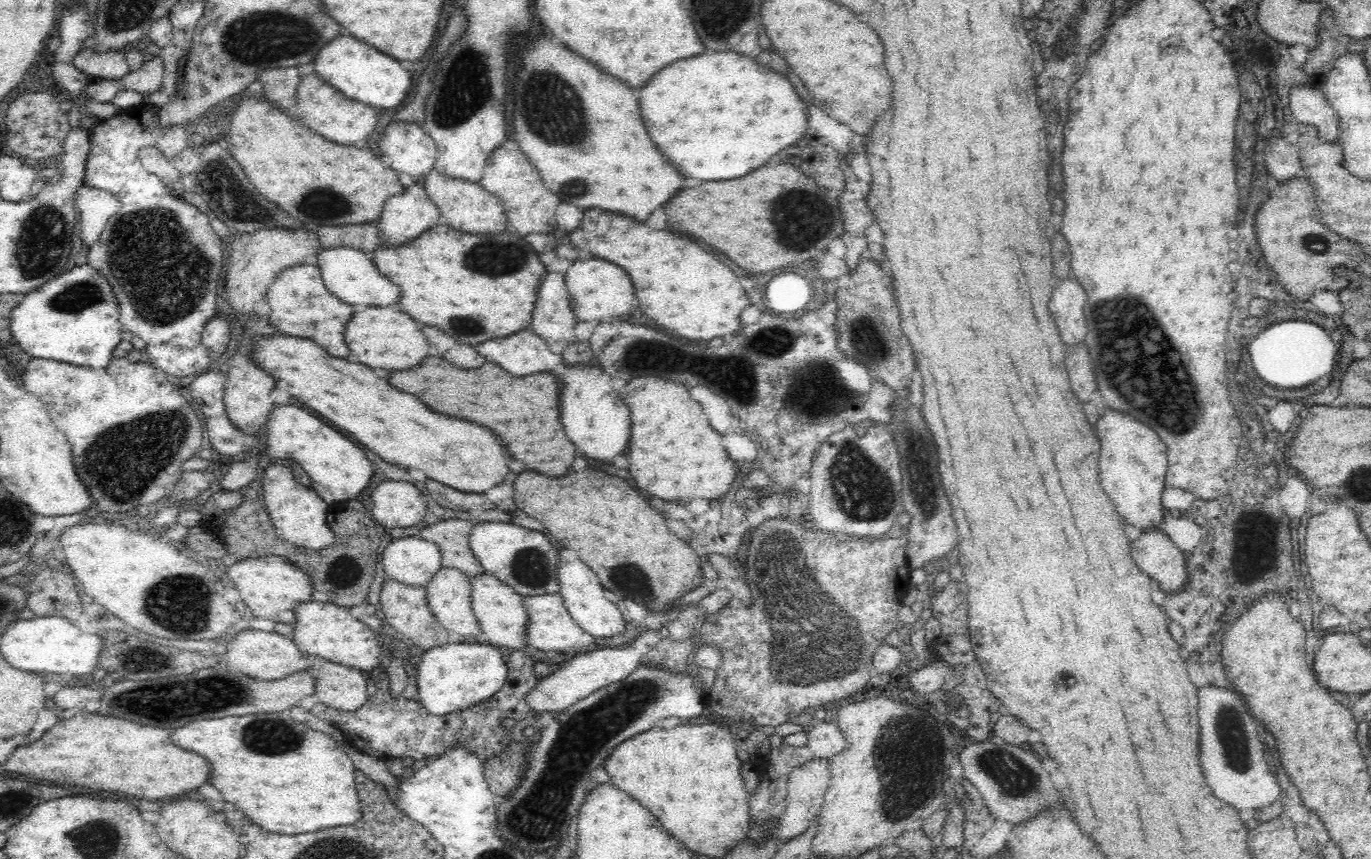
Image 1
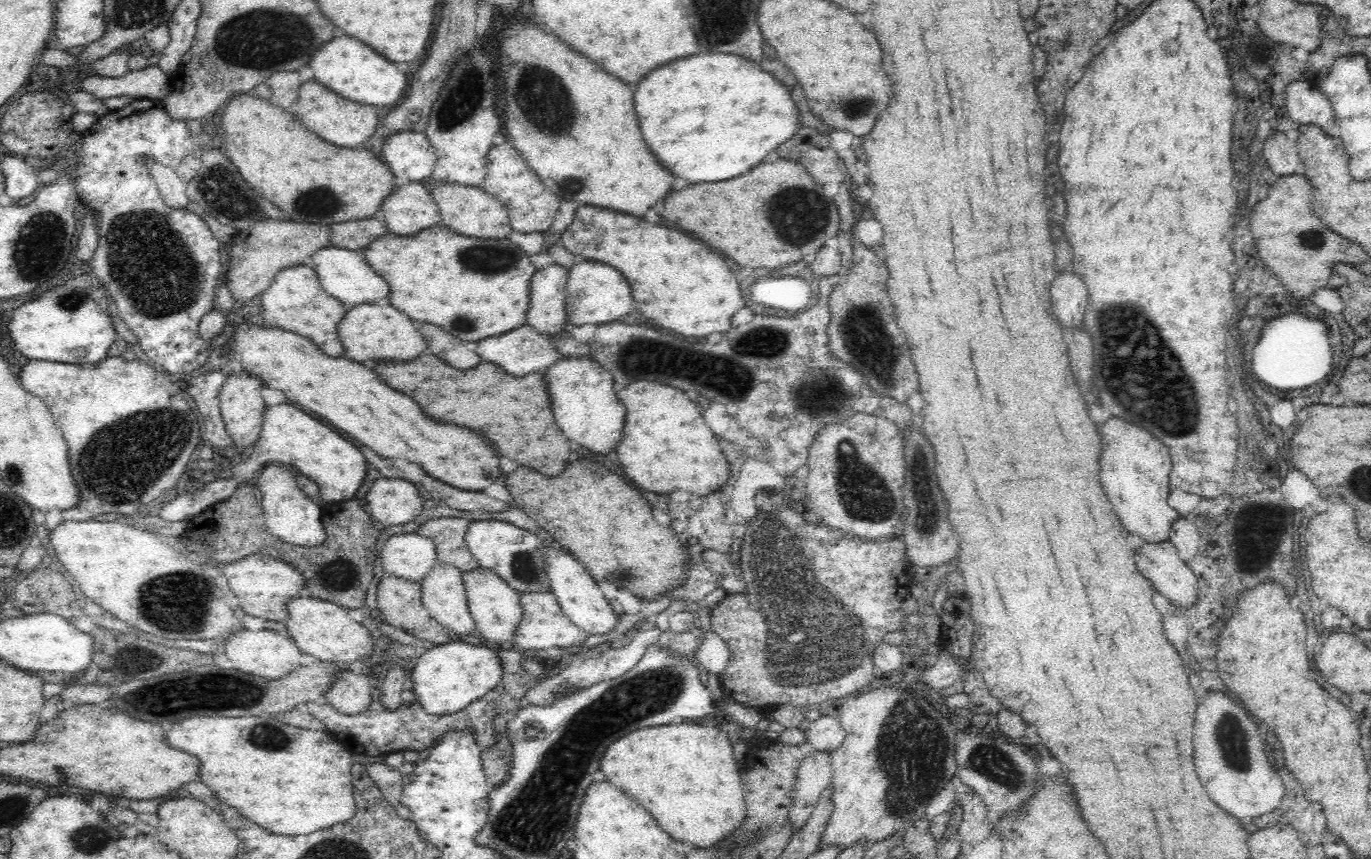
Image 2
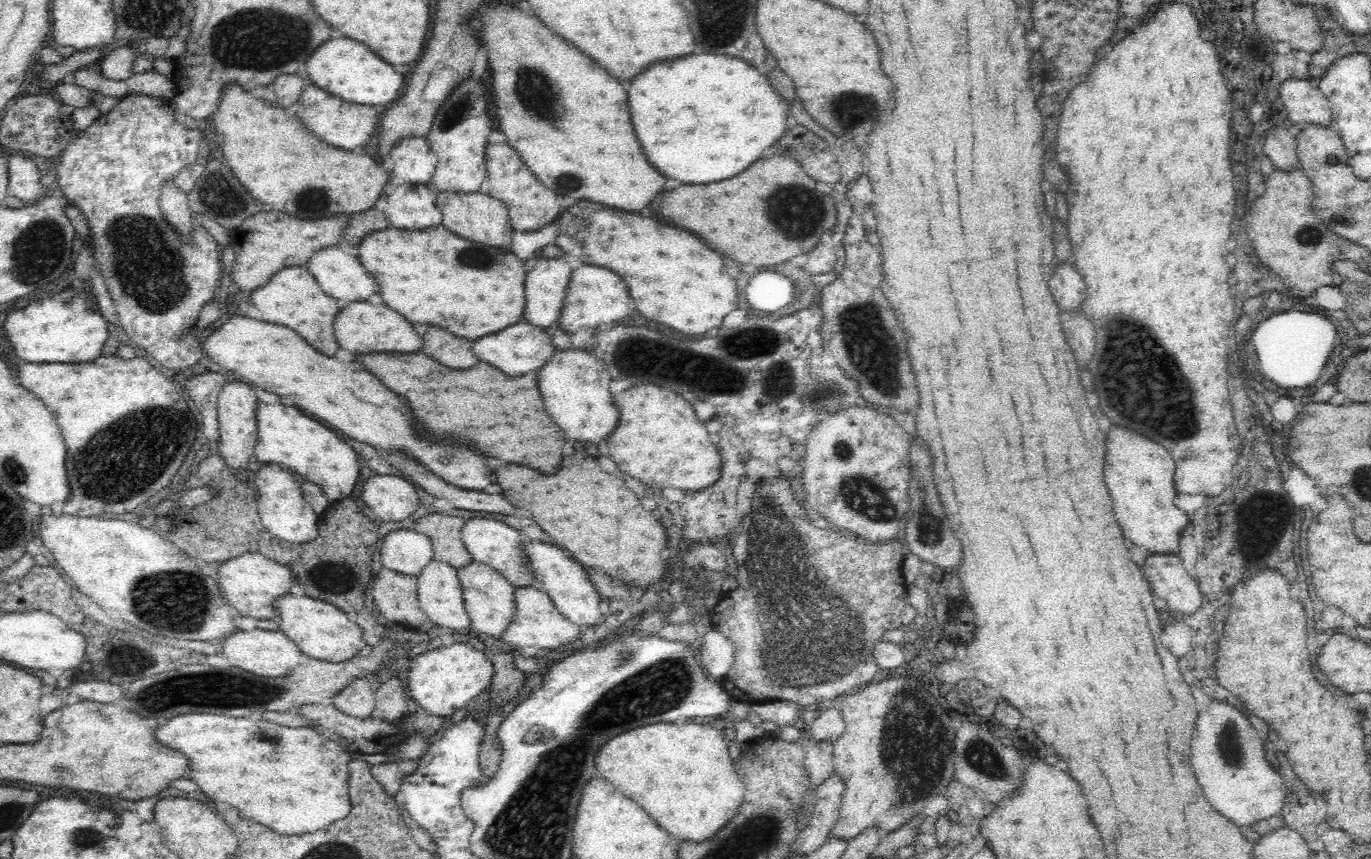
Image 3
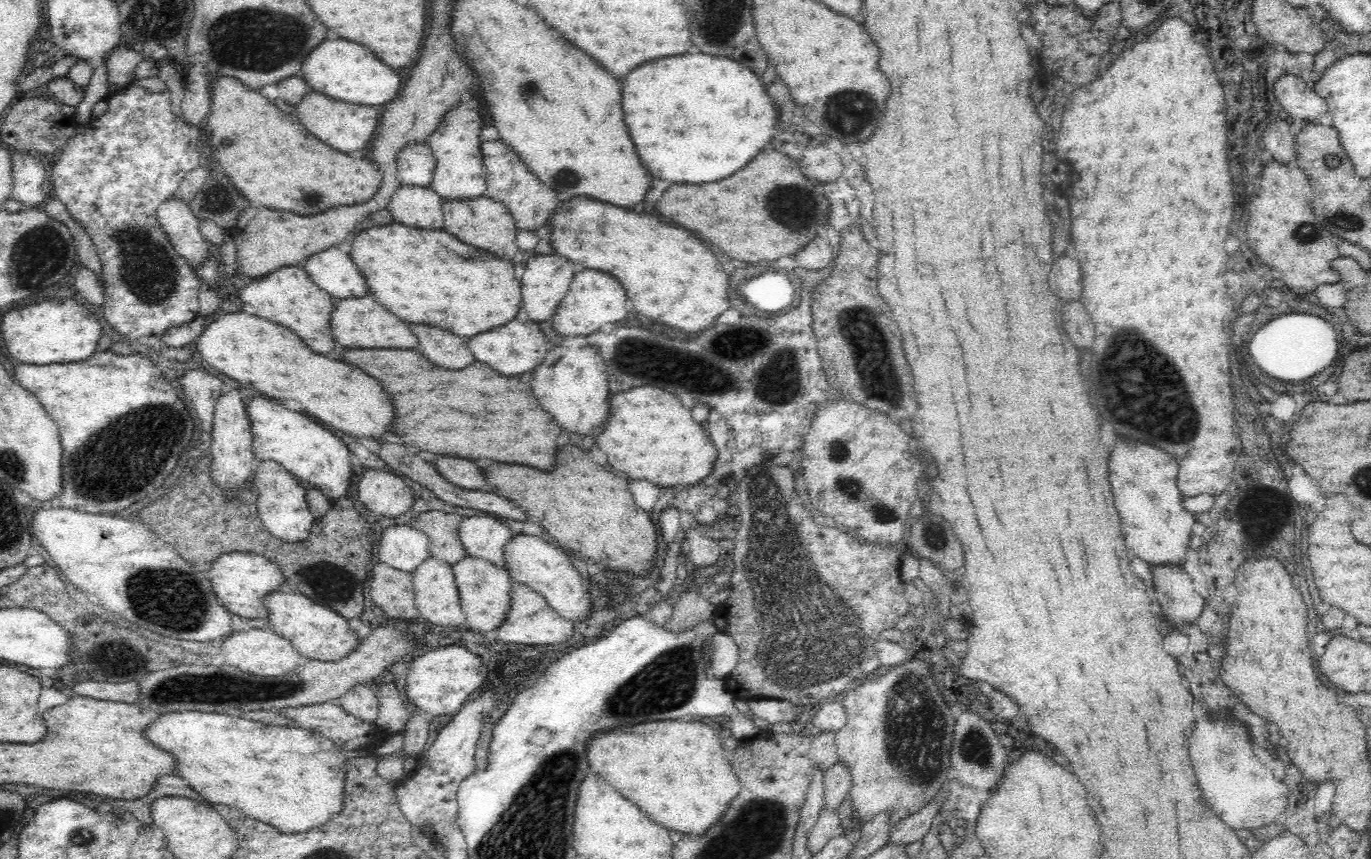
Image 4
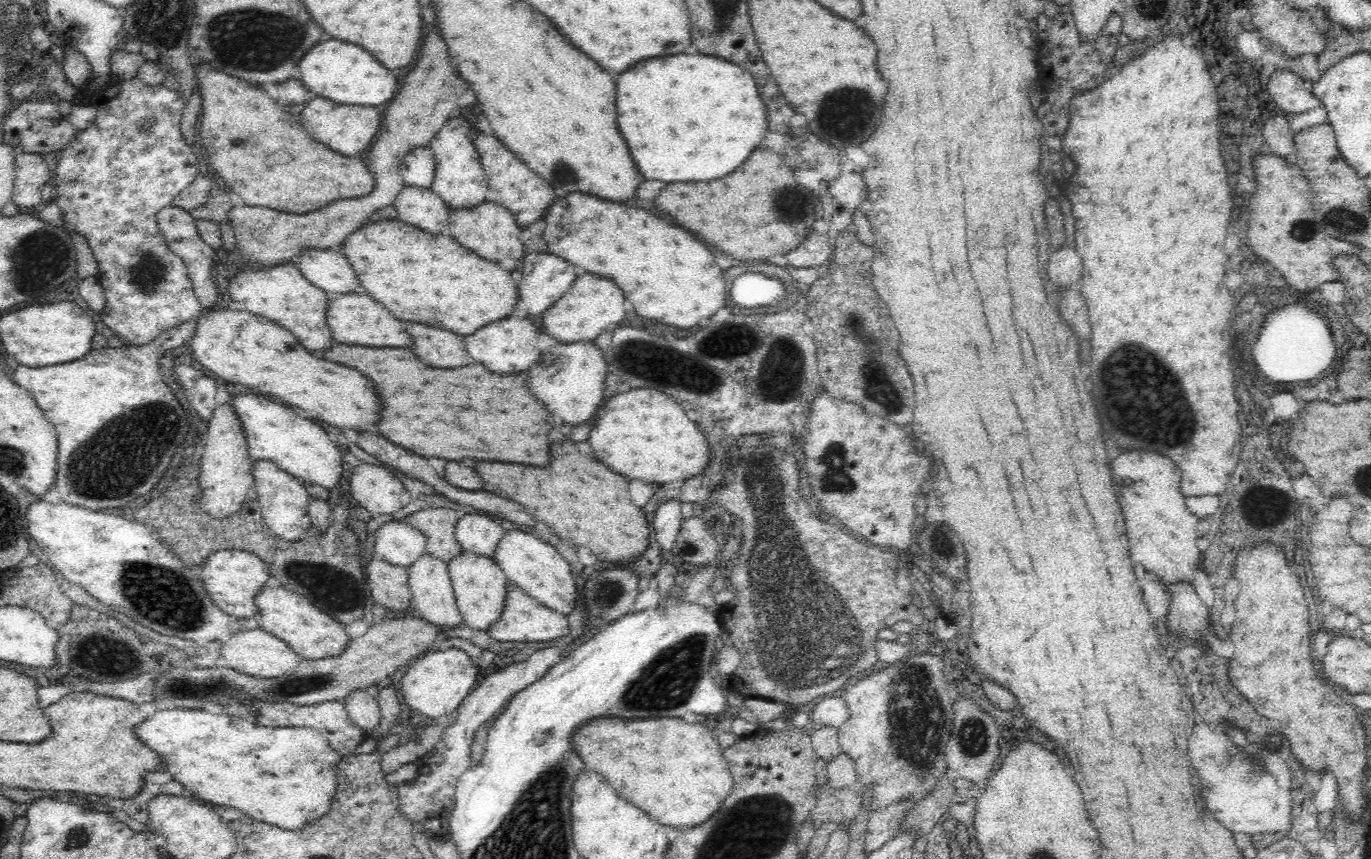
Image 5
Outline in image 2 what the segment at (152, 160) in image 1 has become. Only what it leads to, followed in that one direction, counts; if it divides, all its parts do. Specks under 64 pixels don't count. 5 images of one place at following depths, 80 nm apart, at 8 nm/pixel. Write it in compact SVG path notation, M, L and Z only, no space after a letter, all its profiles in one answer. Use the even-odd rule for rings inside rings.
M148 161L147 167L157 184L164 205L182 213L188 211L187 206L191 201L187 198L187 184L177 177L175 169L164 167L156 161Z

